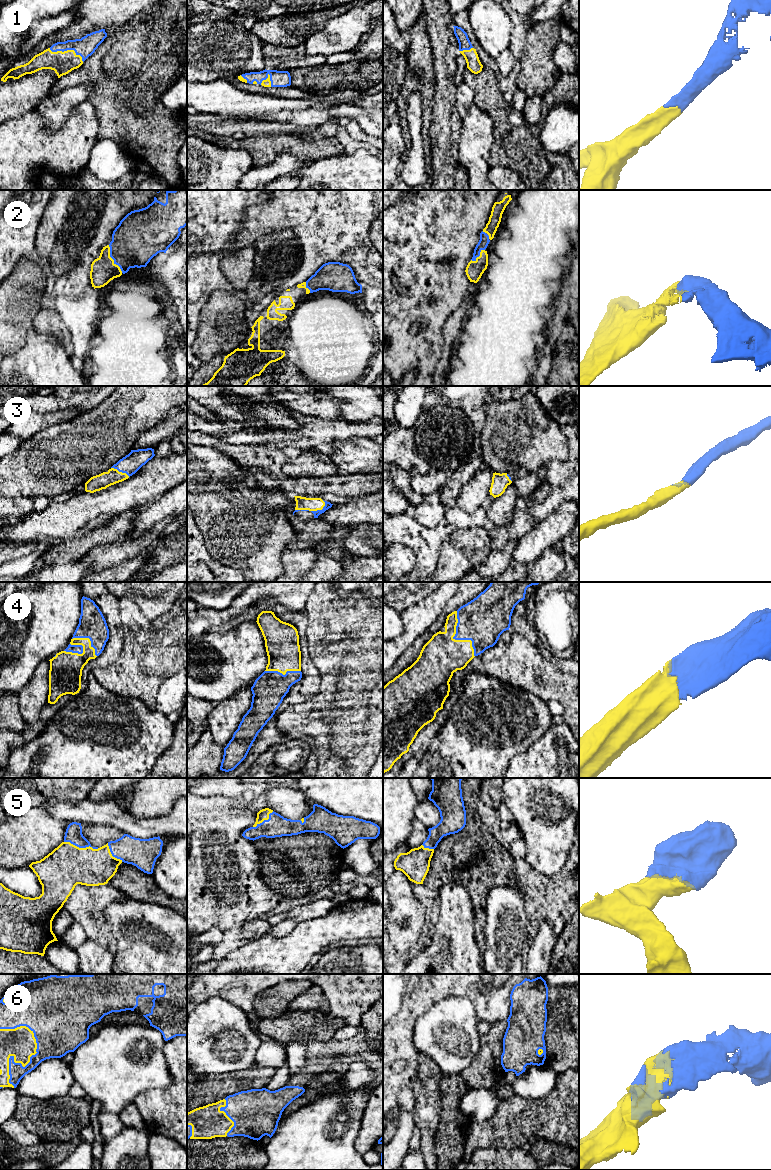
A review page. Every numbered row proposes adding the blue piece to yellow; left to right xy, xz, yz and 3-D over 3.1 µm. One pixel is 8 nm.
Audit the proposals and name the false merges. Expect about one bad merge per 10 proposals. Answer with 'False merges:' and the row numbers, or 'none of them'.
False merges: none of them

